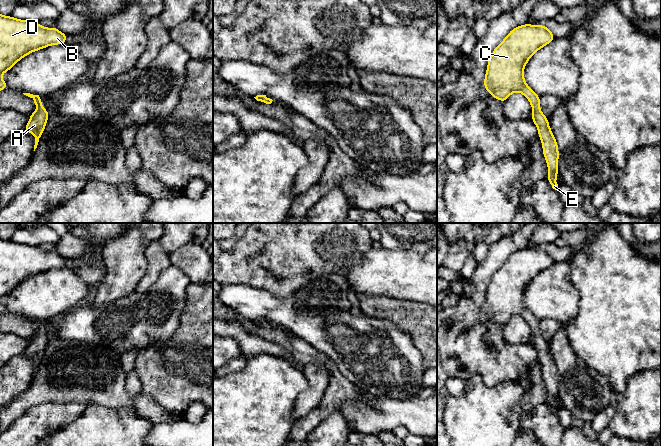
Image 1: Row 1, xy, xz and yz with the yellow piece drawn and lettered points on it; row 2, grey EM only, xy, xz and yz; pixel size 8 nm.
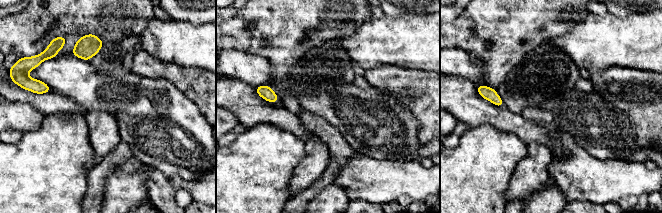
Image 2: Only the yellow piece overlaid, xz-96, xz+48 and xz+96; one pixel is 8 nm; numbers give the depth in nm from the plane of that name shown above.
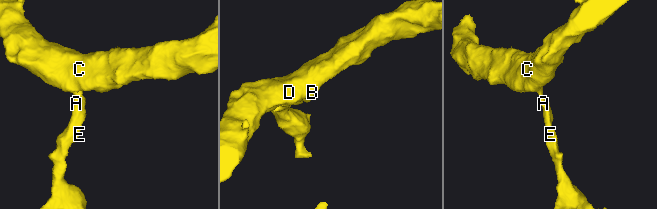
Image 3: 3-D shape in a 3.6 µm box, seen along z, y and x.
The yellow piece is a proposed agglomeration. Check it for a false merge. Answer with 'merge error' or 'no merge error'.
no merge error

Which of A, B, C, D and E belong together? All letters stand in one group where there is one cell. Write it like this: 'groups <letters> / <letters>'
groups A B C D E

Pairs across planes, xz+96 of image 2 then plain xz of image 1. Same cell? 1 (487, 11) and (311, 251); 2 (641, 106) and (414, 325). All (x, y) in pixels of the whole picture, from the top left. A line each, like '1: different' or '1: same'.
1: same
2: same

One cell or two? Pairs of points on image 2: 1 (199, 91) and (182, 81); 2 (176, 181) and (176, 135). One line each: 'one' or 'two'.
1: one
2: two

